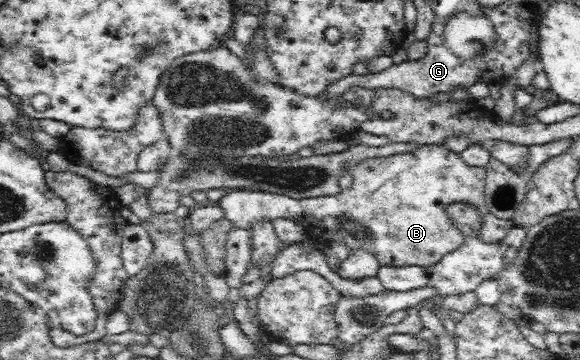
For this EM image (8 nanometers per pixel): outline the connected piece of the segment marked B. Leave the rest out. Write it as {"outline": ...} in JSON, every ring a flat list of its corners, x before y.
{"outline":[[445,143,422,145,412,149,411,152,396,153,389,157,364,159,357,165,351,165,346,171,353,176,353,185,331,196,294,199,281,193,247,189,231,189,218,203,209,202,206,191,195,191,190,196,197,206,211,203,221,208,225,218,230,220,235,228,251,229,254,224,266,220,271,222,275,219,292,220,305,227,309,240,313,240,315,244,328,246,331,242,342,242,349,251,361,249,373,254,381,266,428,267,439,263,449,253,464,245,466,241,464,232,448,215,448,208,454,204,465,204,479,212,479,216,483,218,483,226,479,233,481,242,487,244,501,242,514,227,511,220,499,220,487,210,484,193,485,169,468,165,461,154,451,150]]}

